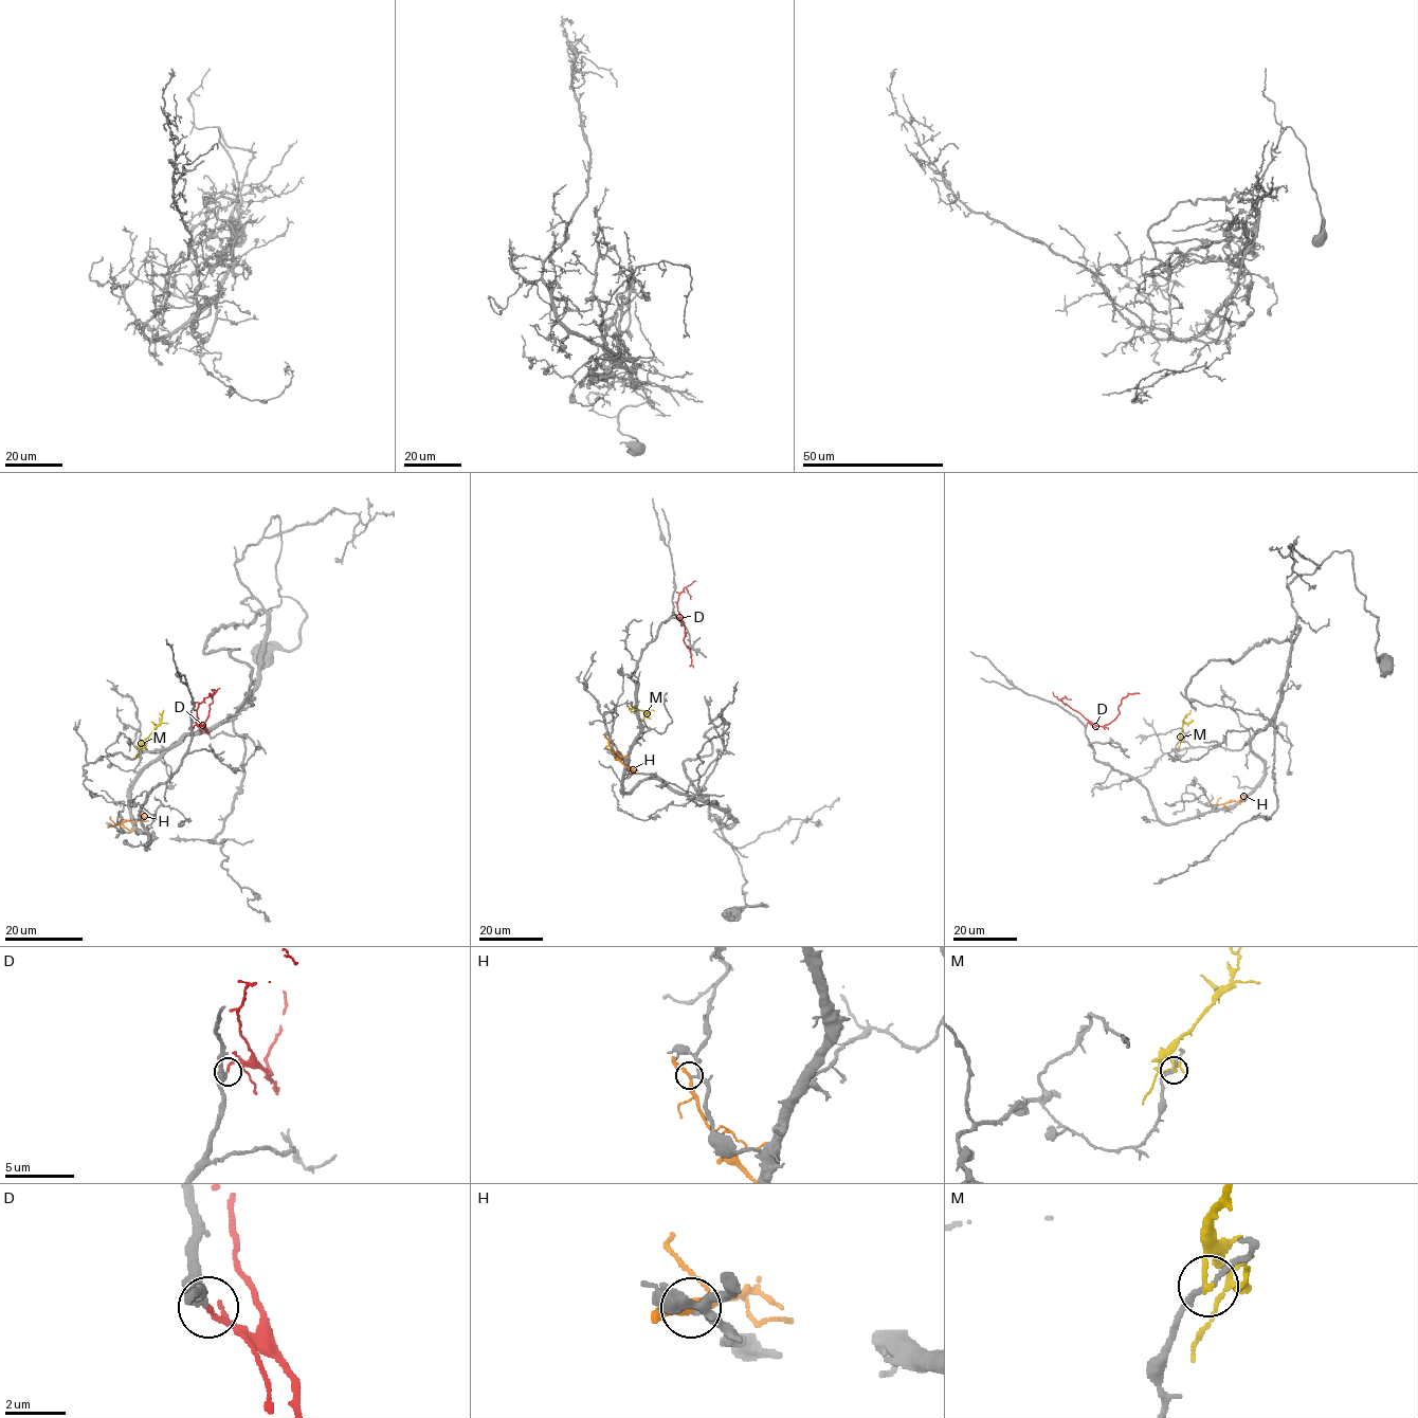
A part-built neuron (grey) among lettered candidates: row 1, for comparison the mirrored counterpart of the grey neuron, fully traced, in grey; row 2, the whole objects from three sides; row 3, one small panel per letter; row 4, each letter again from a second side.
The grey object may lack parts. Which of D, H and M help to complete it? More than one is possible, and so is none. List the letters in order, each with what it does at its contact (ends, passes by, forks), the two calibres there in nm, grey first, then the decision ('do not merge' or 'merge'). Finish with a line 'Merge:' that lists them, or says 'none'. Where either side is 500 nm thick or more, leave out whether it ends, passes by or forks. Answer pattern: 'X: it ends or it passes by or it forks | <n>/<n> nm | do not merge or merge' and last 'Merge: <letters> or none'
D: it ends | 320/190 nm | merge
H: it passes by | 170/220 nm | do not merge
M: it ends | 160/170 nm | do not merge
Merge: D

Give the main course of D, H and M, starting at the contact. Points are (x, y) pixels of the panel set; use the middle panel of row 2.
D: (674, 615), (685, 626), (684, 642), (690, 649), (693, 667)
H: (607, 739), (612, 751), (626, 766), (636, 769), (630, 771), (633, 771)
M: (634, 707), (647, 711), (650, 719)

